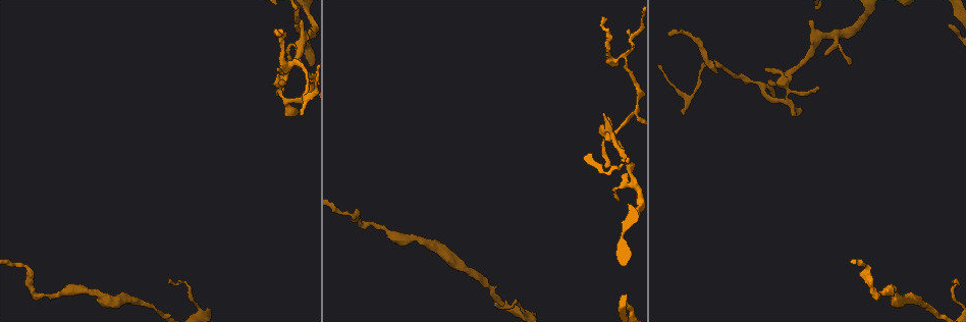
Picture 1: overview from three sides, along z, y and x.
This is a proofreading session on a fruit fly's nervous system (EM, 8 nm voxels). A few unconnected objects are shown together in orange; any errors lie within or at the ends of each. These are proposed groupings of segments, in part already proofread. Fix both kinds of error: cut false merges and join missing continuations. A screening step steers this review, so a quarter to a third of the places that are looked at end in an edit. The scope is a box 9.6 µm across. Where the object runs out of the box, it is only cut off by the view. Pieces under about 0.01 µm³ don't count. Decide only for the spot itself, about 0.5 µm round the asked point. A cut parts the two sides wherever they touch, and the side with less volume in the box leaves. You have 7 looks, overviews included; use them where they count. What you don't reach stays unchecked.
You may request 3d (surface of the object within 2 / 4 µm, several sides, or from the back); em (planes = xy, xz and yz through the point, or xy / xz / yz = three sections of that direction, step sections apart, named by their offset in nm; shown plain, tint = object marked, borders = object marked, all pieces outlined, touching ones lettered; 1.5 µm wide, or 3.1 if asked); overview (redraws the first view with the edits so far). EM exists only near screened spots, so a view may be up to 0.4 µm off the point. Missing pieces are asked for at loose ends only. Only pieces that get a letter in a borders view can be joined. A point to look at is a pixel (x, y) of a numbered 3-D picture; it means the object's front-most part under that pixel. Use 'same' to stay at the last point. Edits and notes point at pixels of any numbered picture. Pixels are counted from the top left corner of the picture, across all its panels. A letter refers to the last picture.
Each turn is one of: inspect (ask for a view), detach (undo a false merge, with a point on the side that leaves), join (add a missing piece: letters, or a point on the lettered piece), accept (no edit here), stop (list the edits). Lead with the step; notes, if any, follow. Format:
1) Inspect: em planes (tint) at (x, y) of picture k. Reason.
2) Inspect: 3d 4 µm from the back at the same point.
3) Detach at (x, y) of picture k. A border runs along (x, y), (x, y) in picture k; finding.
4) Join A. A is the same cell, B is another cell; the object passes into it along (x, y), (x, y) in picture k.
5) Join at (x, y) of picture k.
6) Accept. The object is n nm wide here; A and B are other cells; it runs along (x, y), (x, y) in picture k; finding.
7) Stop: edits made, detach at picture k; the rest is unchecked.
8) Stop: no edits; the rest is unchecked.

Inspect: em xz step 8 (tint) at (193, 302) of picture 1. Sharp bend.

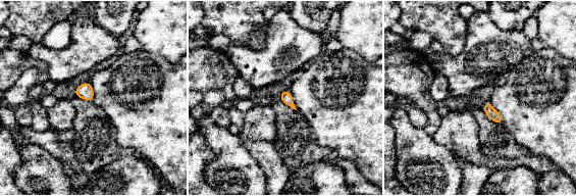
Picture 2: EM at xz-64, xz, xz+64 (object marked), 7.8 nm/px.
Inspect: em planes (borders) at the same point.

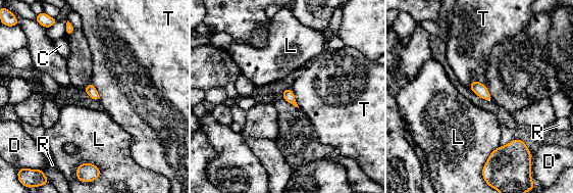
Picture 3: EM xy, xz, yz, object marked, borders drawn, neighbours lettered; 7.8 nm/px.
Accept. The longest contact is with L, 220 nm; C, D, L, R and T are other cells; a border runs along (485, 85), (473, 80), (469, 88) in picture 3; continuous, no second cell.

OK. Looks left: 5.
Inspect: 3d 2 µm at (27, 269) of picture 1. Abrupt turn.

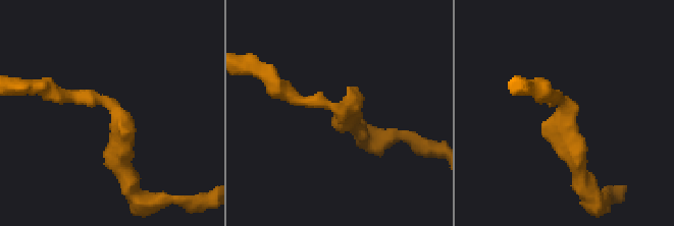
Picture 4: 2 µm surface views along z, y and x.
Inspect: em planes (borders) at (113, 109) of picture 4.

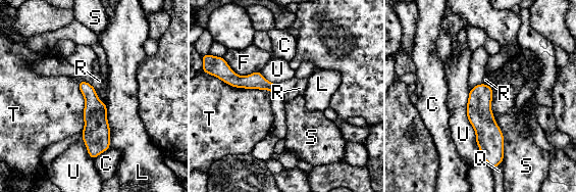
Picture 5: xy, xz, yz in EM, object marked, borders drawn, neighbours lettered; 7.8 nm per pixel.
Accept. C, F, L, Q, R, S, T and U are other cells; a border runs along (216, 77), (236, 87), (273, 93) in picture 5; continuous, no second cell.

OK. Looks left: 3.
Inspect: 3d 4 µm at (605, 167) of picture 1. Free end.

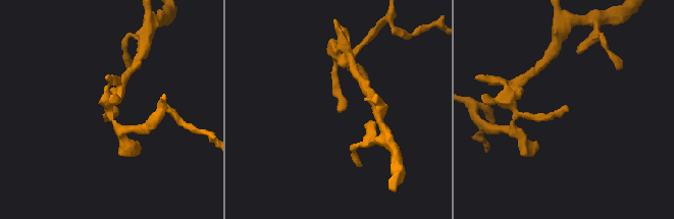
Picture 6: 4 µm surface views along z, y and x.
Inspect: em planes (borders) at (568, 107) of picture 6. Now the EM.

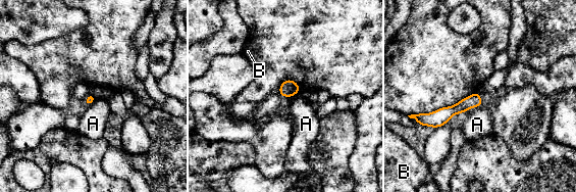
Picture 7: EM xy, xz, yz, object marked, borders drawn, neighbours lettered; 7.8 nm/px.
Accept. A and B are other cells; none of them fits.

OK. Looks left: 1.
Stop: no edits; the rest is unchecked.

